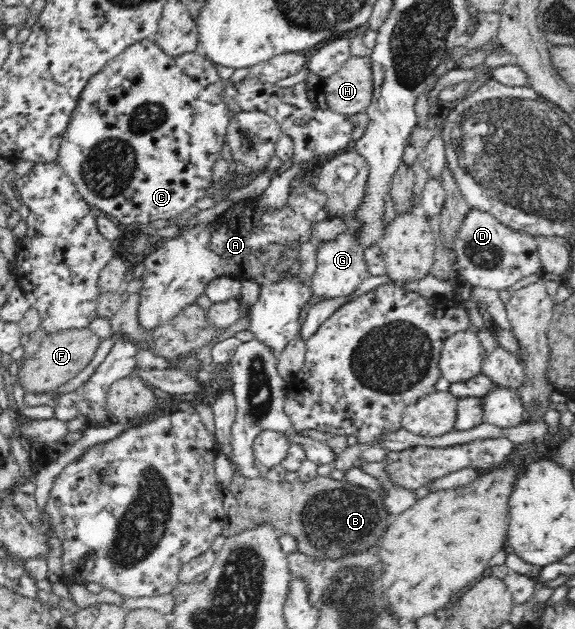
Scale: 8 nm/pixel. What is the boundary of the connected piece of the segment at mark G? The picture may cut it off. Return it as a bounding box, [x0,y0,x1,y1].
[308,229,369,300]

